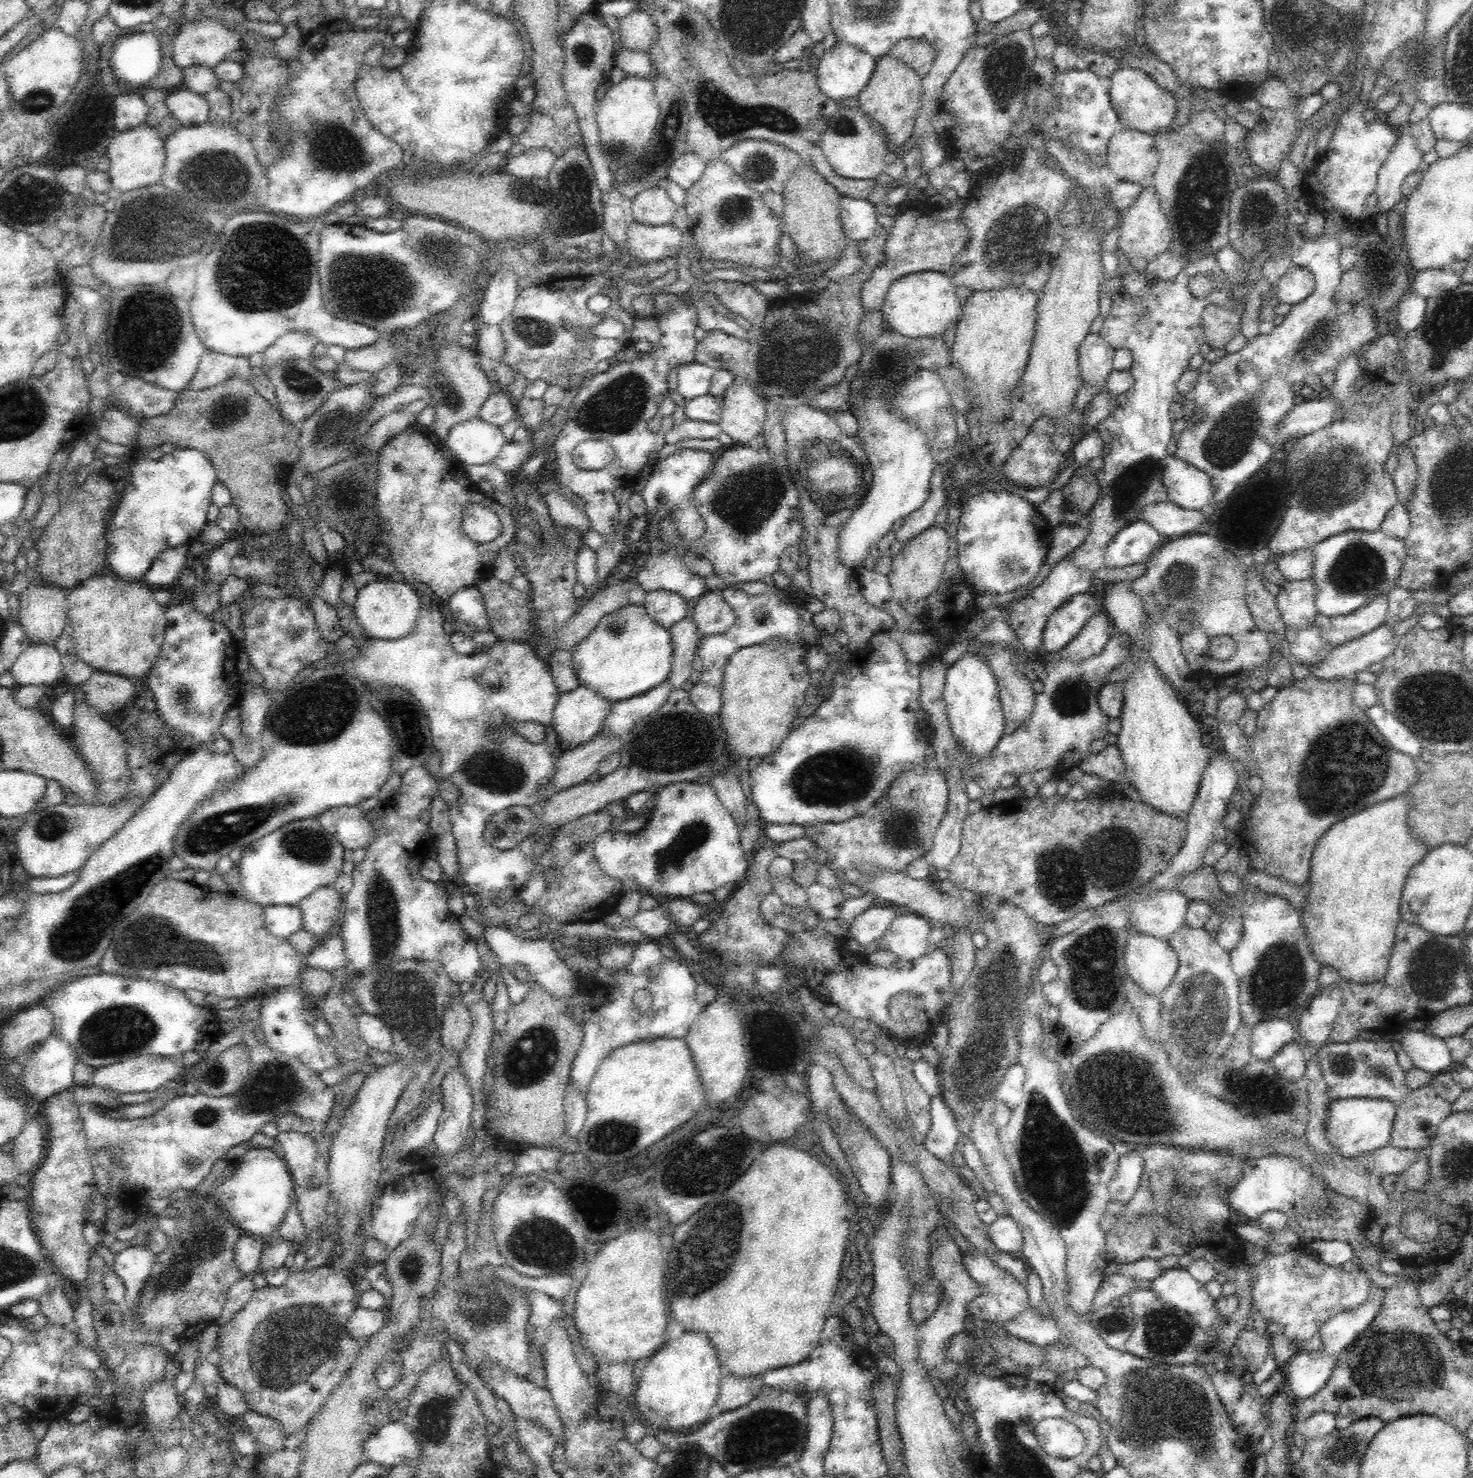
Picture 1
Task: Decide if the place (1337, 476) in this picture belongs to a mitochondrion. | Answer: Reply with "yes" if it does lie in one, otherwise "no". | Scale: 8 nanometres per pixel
yes

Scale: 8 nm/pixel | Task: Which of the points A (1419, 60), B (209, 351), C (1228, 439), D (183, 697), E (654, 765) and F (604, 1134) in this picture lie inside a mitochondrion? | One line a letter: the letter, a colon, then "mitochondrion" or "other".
A: mitochondrion
B: other
C: mitochondrion
D: mitochondrion
E: mitochondrion
F: mitochondrion

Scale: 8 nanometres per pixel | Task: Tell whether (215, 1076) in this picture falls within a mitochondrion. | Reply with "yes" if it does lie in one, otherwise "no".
yes

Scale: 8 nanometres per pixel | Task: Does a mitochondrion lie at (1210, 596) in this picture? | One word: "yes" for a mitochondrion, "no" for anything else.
yes

